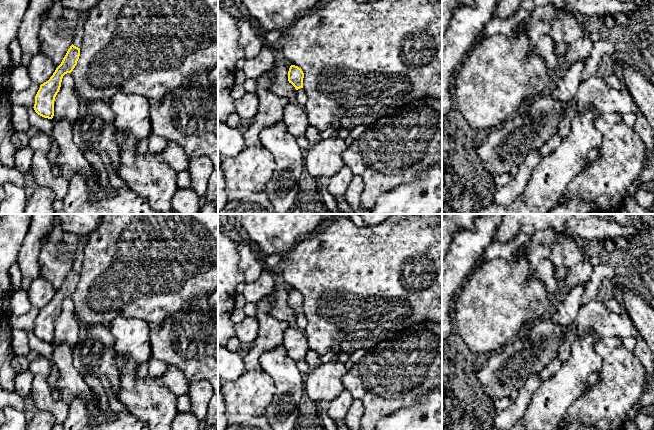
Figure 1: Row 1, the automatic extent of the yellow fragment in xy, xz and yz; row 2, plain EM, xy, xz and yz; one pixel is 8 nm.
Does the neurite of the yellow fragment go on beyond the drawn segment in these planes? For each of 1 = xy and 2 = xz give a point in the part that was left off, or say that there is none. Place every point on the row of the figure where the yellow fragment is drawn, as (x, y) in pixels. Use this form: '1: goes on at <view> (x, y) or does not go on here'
1: goes on at xy (77, 40)
2: goes on at xz (301, 97)

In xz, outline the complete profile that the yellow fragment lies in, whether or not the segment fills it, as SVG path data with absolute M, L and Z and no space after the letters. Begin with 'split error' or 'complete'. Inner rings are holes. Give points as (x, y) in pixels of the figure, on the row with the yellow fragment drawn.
split error; M291 65L288 71L288 81L296 89L295 102L304 107L308 97L306 91L303 88L304 73L301 68L295 65Z

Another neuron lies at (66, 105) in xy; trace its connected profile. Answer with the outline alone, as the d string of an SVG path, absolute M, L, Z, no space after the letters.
M67 73L63 76L60 90L55 97L53 118L65 119L73 125L79 116L79 104L74 79L71 73Z

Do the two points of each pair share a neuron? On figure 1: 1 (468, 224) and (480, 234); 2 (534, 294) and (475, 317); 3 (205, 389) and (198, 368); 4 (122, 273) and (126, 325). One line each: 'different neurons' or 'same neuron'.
1: different neurons
2: same neuron
3: different neurons
4: different neurons

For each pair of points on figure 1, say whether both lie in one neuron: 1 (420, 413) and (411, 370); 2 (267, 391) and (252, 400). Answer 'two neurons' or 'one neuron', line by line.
1: two neurons
2: one neuron

